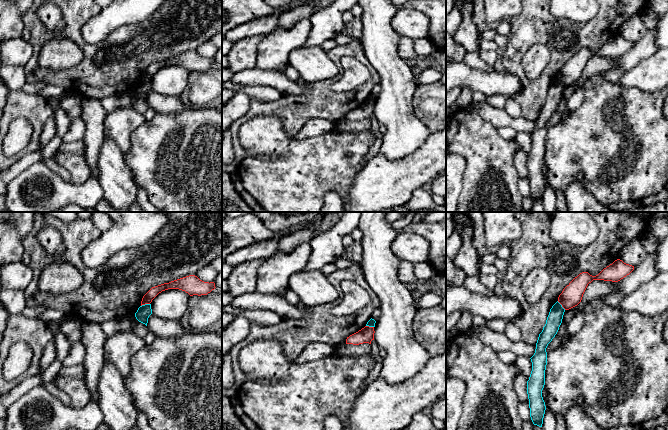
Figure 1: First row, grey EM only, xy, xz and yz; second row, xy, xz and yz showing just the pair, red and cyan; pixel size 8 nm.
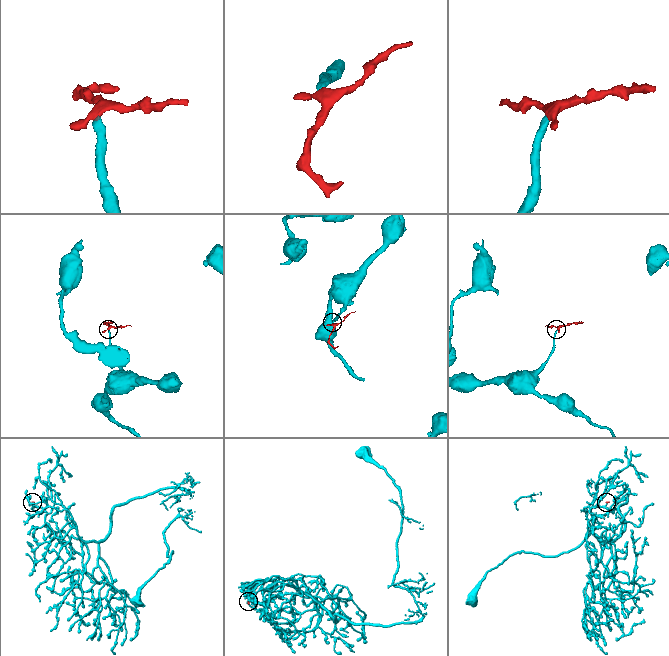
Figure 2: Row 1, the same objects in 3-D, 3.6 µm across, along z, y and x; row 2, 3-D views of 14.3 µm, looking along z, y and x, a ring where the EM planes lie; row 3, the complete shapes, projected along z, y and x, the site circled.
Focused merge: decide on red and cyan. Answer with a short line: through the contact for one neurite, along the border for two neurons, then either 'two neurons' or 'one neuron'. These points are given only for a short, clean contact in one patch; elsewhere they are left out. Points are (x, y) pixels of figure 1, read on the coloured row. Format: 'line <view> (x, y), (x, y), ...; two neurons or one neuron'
line xy (149, 303), (141, 306); two neurons

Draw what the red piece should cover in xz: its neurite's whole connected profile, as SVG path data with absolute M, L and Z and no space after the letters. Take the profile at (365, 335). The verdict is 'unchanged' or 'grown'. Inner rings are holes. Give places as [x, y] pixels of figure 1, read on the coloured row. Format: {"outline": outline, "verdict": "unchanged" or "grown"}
{"outline": "M365 326L358 332L350 335L346 339L346 344L359 345L363 343L371 344L371 341L374 340L374 327Z", "verdict": "unchanged"}

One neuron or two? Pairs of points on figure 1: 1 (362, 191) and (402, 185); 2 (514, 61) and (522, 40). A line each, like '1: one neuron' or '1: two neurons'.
1: one neuron
2: one neuron

